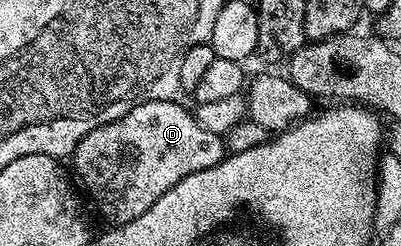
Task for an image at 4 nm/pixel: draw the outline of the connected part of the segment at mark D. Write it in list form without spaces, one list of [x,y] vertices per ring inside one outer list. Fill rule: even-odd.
[[[158,99],[137,103],[133,109],[129,109],[129,113],[85,135],[75,146],[73,175],[84,192],[91,191],[92,197],[95,198],[96,209],[108,219],[108,224],[118,225],[141,217],[141,213],[145,213],[145,209],[149,209],[149,205],[153,205],[157,197],[173,189],[177,181],[185,181],[185,177],[201,169],[217,166],[224,157],[224,136],[209,133],[209,129],[201,129],[194,114],[190,110],[186,111],[179,101]]]

